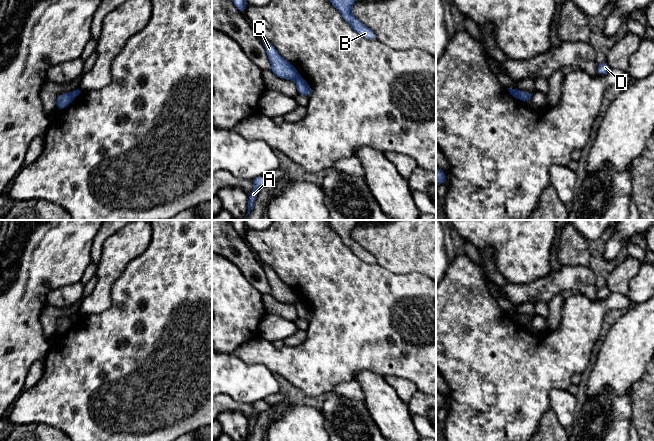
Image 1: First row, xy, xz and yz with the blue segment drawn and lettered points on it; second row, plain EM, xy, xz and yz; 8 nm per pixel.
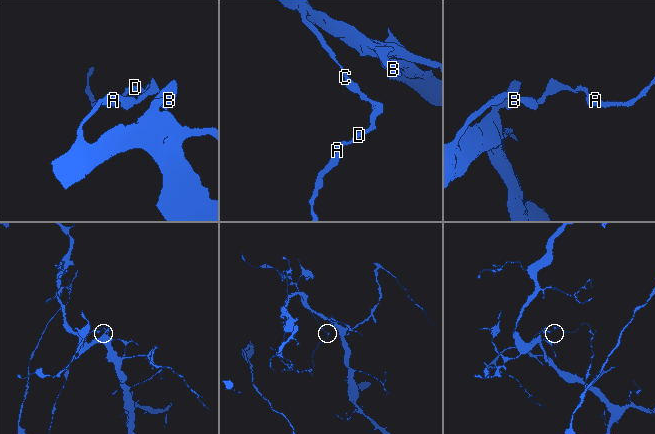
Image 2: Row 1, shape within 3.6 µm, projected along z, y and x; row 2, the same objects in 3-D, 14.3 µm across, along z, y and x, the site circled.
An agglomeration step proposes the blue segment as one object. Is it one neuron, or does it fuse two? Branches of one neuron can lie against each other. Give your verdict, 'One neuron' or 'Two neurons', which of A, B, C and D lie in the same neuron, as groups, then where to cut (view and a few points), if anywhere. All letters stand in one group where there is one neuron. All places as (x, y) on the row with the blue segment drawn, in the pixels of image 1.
Two neurons. Groups: A D / B C. Split along yz (518, 91), (520, 98)

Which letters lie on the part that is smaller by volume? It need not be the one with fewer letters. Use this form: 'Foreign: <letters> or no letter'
Foreign: A, D

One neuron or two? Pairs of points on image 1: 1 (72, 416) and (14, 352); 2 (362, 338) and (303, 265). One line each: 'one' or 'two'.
1: two
2: one

